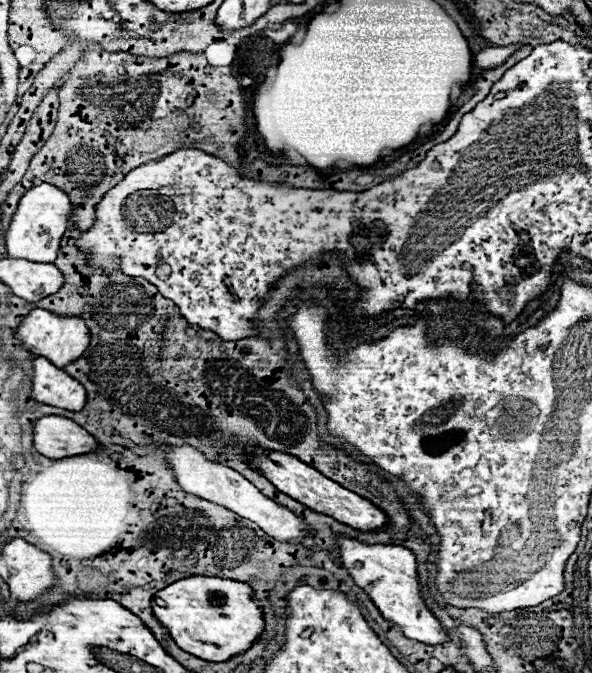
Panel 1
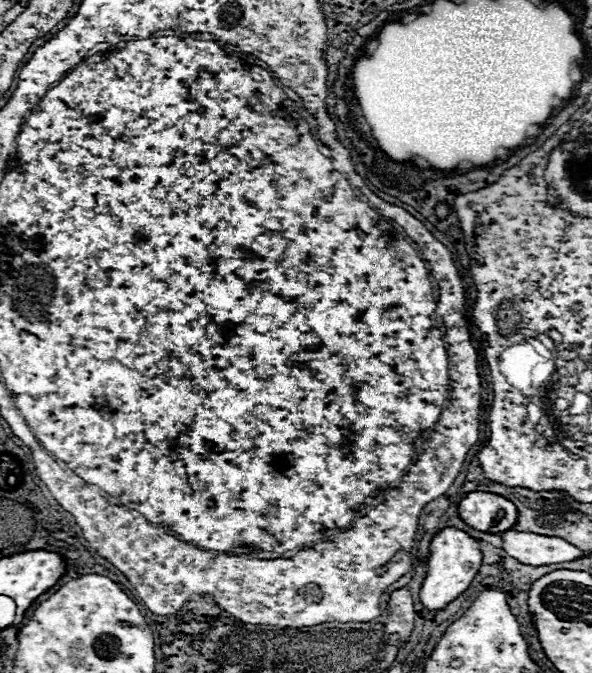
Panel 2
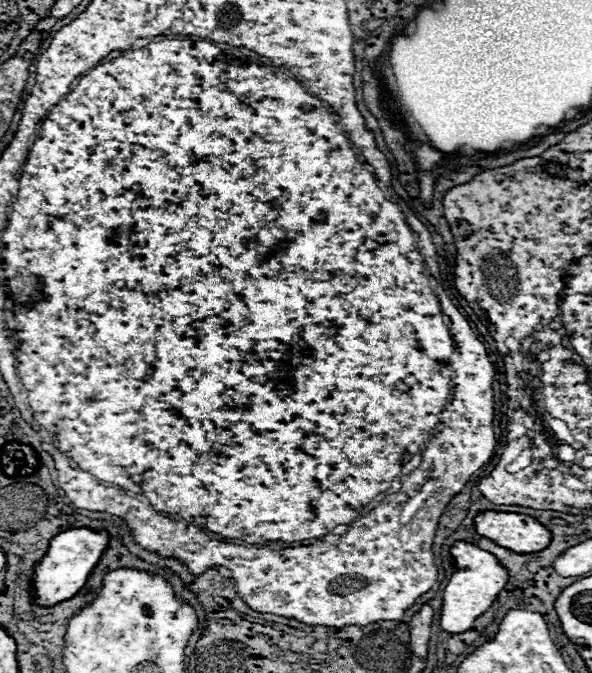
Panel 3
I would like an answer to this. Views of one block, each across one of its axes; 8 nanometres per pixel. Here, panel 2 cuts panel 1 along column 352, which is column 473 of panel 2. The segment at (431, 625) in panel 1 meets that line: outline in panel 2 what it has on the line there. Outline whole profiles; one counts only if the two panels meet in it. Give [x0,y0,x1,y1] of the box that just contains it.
[420,528,482,610]

